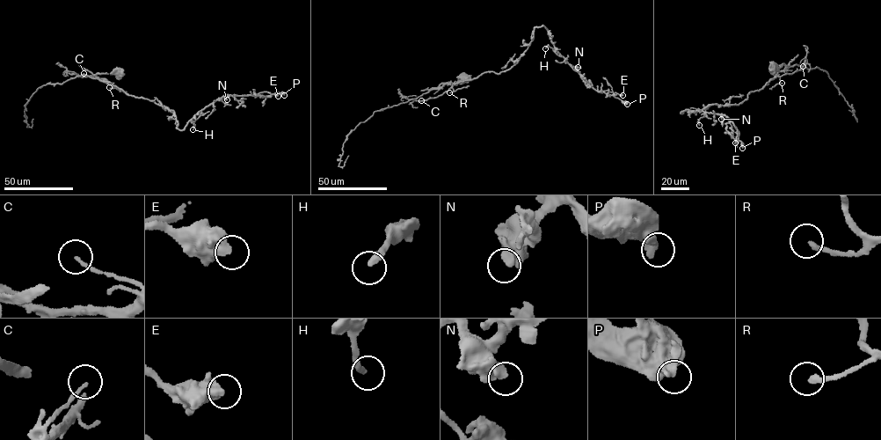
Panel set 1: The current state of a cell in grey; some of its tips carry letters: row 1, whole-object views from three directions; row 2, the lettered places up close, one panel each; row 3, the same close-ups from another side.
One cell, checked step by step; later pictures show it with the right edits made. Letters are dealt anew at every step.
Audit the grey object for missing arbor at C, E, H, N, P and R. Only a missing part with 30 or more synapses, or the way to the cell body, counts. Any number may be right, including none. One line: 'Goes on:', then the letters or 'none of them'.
Goes on: none of them

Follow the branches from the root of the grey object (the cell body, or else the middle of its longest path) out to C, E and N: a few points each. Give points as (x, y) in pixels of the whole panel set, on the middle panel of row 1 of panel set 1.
C: (465, 76), (467, 79), (462, 82), (442, 83), (439, 86), (447, 84), (452, 85), (441, 95), (421, 100)
E: (465, 76), (439, 86), (508, 69), (527, 49), (534, 29), (542, 25), (585, 82), (598, 91), (622, 95)
N: (465, 76), (463, 82), (439, 86), (508, 69), (527, 49), (534, 29), (542, 25), (556, 50), (578, 67)

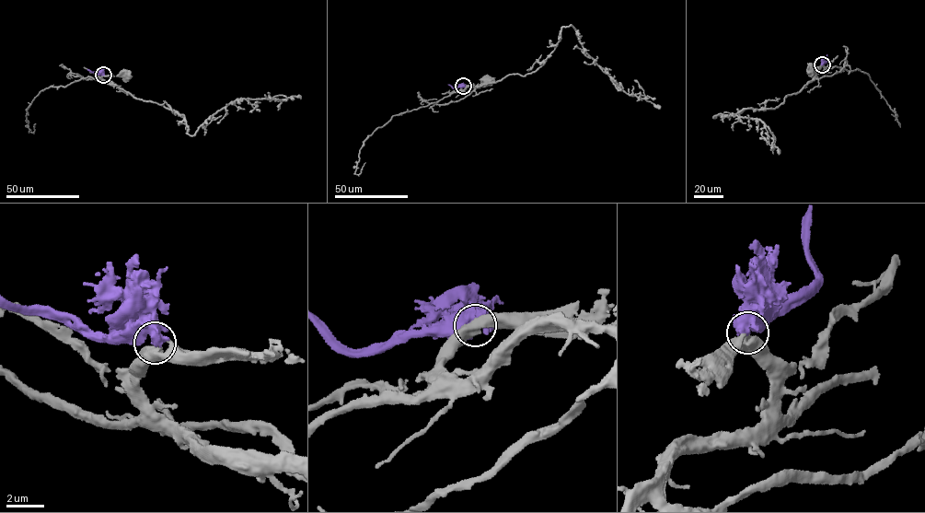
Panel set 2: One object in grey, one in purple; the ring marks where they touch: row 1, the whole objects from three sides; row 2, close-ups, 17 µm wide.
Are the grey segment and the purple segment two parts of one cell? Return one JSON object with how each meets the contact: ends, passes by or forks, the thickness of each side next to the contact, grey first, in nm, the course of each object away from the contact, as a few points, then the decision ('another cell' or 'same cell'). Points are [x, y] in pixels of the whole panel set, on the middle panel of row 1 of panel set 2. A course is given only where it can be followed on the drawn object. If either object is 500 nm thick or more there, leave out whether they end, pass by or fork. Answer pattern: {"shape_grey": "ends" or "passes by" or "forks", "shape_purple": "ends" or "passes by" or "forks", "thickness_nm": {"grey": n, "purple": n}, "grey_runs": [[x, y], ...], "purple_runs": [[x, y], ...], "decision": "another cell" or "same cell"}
{"shape_grey": "passes by", "shape_purple": "ends", "thickness_nm": {"grey": 400, "purple": 480}, "grey_runs": [[463, 87], [485, 87], [489, 79]], "purple_runs": [[463, 87], [452, 87], [448, 85]], "decision": "another cell"}

